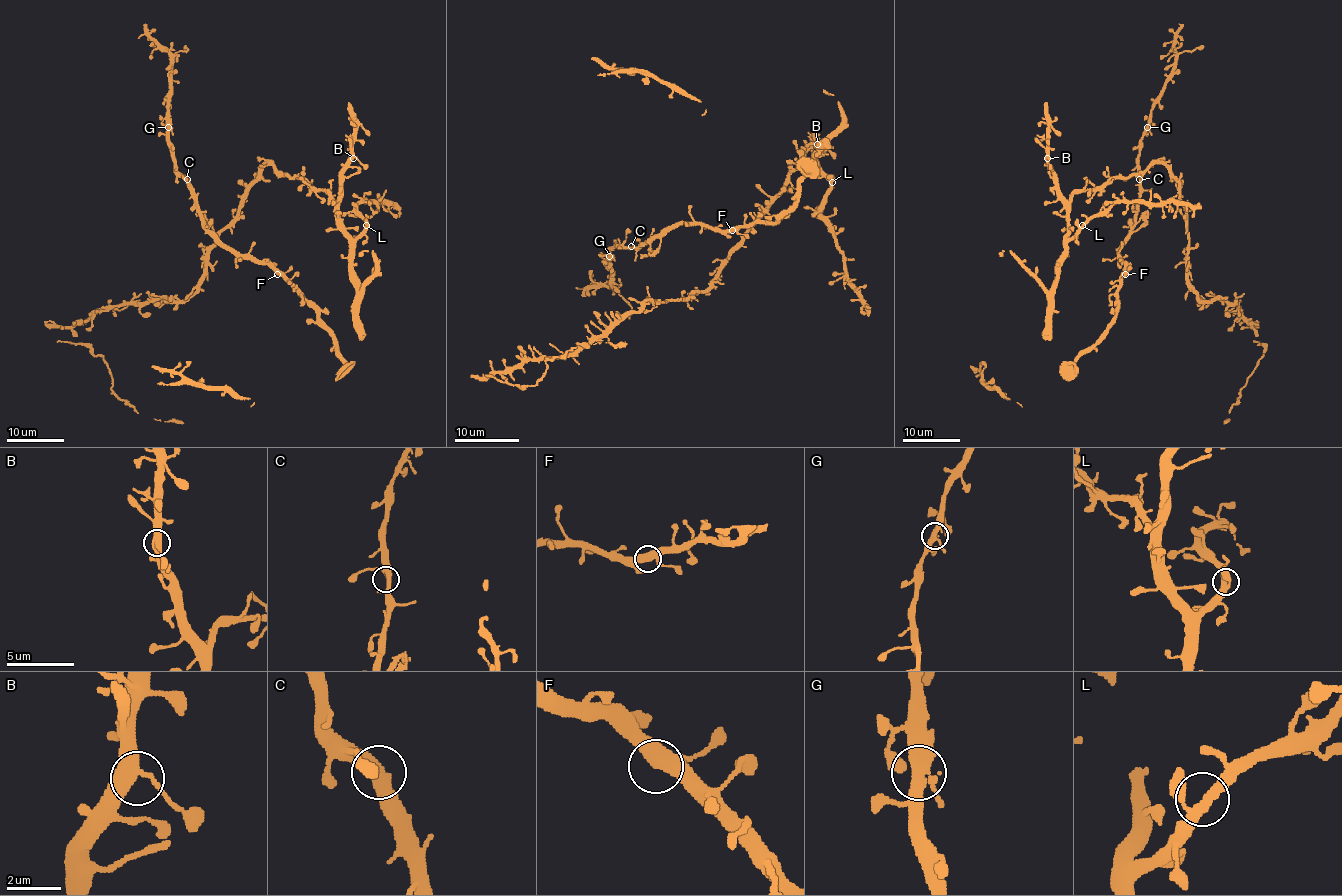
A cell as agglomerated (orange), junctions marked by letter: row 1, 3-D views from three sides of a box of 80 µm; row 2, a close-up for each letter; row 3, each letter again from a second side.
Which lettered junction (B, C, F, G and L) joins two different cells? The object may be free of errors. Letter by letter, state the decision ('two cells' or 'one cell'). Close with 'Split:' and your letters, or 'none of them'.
B: one cell
C: one cell
F: one cell
G: one cell
L: one cell
Split: none of them

